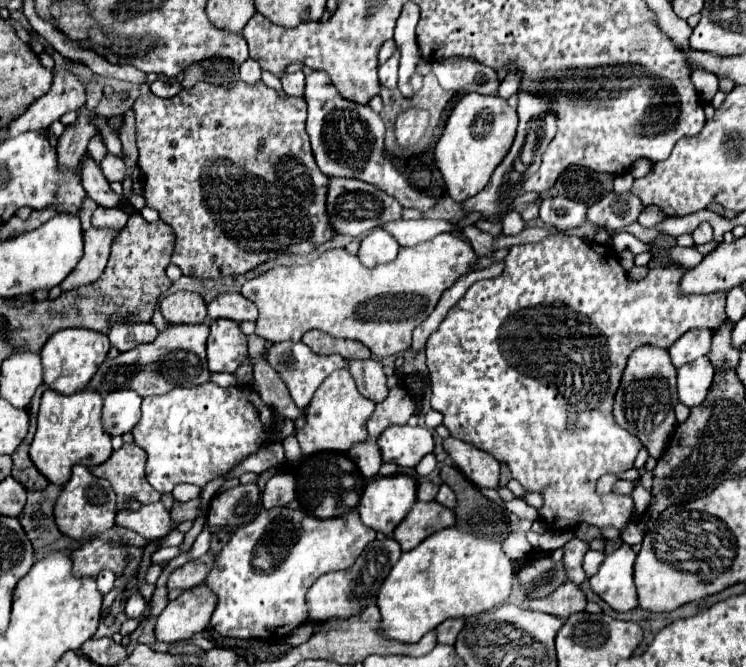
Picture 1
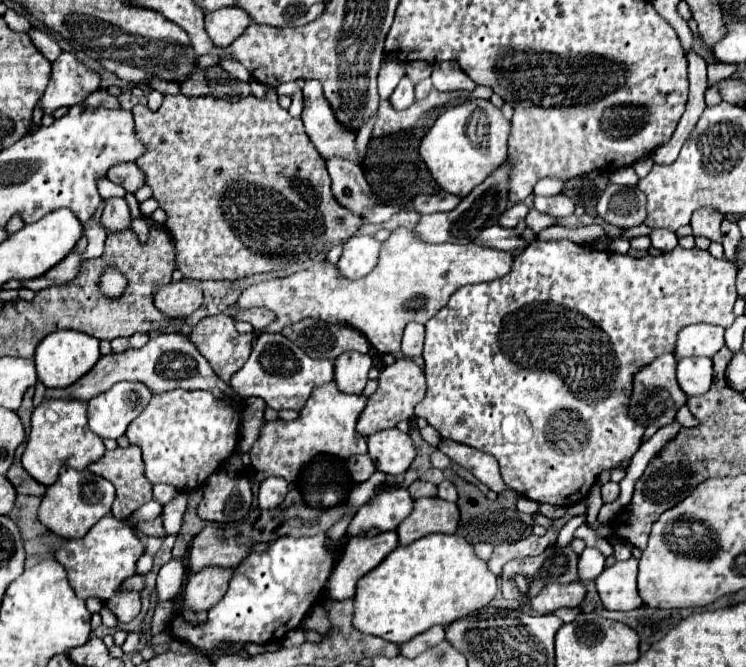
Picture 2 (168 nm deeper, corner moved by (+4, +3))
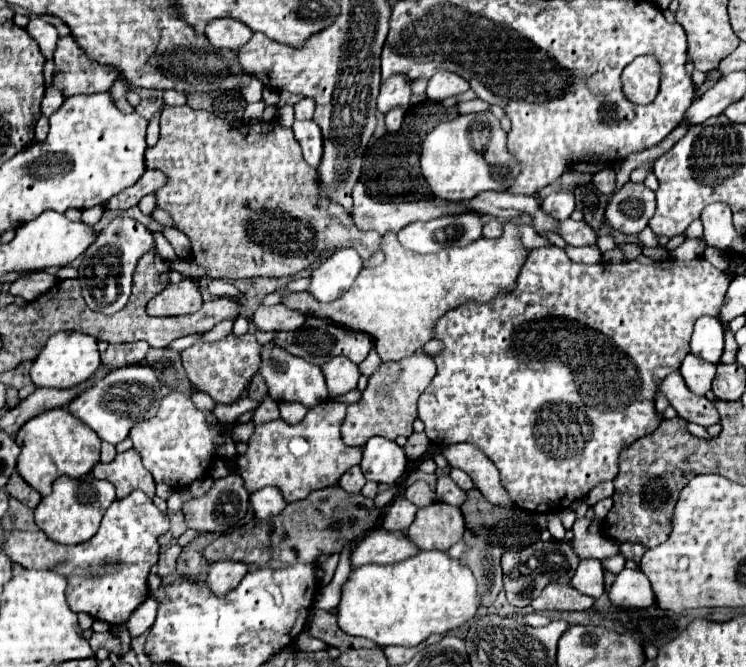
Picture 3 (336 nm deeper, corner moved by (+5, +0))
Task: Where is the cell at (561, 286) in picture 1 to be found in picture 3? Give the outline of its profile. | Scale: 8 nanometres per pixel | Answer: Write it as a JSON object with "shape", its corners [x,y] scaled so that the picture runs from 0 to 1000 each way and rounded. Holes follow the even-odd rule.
{"shape":[[[748,369],[710,375],[710,384],[694,414],[692,435],[681,441],[670,441],[657,456],[635,456],[635,453],[619,456],[617,462],[592,474],[592,480],[584,486],[584,507],[595,513],[595,528],[582,534],[587,558],[560,600],[560,624],[571,639],[571,654],[587,672],[614,666],[614,663],[630,663],[641,669],[668,702],[670,723],[678,732],[684,750],[700,765],[740,768],[740,765],[764,759],[769,750],[783,747],[799,726],[823,720],[828,711],[831,675],[847,666],[850,660],[877,648],[885,639],[887,627],[879,621],[879,609],[877,609],[882,576],[887,576],[887,570],[898,558],[909,555],[914,540],[925,528],[925,504],[928,504],[930,483],[944,471],[957,477],[962,474],[976,426],[979,420],[973,417],[973,411],[957,402],[944,387],[930,387],[925,393],[909,393],[898,387],[898,390],[874,393],[874,396],[858,396],[853,390],[831,393],[831,396],[804,393],[804,396],[788,399],[788,396],[767,393],[759,384],[759,378]]]}

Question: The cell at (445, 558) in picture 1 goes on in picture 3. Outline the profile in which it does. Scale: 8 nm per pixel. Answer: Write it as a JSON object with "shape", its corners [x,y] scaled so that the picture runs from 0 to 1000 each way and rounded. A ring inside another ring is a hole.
{"shape":[[[566,825],[558,834],[531,846],[488,846],[475,852],[466,870],[458,876],[456,906],[450,912],[453,939],[469,954],[496,957],[515,969],[560,969],[579,951],[598,951],[625,936],[641,918],[641,879],[630,852],[606,840],[590,825]]]}

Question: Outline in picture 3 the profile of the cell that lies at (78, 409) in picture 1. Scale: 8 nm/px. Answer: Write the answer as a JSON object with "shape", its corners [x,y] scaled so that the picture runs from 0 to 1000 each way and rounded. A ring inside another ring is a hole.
{"shape":[[[72,612],[38,630],[21,651],[27,684],[24,711],[56,744],[67,741],[67,729],[78,714],[107,717],[134,693],[134,657],[110,630],[99,627],[88,612]]]}

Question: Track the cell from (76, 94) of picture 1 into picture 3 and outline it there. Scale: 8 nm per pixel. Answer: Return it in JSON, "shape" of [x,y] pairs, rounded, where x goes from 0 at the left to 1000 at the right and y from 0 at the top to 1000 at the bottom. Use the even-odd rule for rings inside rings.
{"shape":[[[97,54],[78,60],[72,78],[72,129],[80,132],[88,147],[99,141],[145,138],[158,114],[158,102],[121,90]]]}

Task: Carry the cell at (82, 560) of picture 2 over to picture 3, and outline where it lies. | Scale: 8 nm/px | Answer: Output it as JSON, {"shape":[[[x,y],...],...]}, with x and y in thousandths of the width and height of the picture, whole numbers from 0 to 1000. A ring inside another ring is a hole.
{"shape":[[[174,738],[174,744],[164,750],[153,750],[147,762],[142,765],[134,795],[129,804],[123,804],[118,813],[110,813],[105,819],[83,819],[62,807],[56,795],[51,798],[27,798],[27,795],[11,795],[5,798],[5,825],[11,837],[32,852],[48,852],[48,855],[72,855],[80,864],[91,870],[88,882],[88,900],[97,918],[115,918],[126,930],[145,933],[147,939],[169,936],[174,921],[198,897],[198,858],[212,843],[214,816],[212,807],[228,795],[228,777],[225,768],[214,768],[204,750],[193,738]]]}

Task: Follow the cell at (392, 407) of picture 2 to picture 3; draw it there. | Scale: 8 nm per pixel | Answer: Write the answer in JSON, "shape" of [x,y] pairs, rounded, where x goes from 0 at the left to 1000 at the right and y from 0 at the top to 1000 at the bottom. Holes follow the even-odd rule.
{"shape":[[[568,528],[552,531],[534,543],[512,543],[509,552],[493,567],[493,579],[485,588],[485,597],[469,606],[464,615],[464,627],[458,633],[461,666],[485,672],[499,654],[515,654],[523,660],[528,660],[531,654],[550,654],[555,648],[552,636],[560,627],[558,603],[582,564],[582,537]]]}

